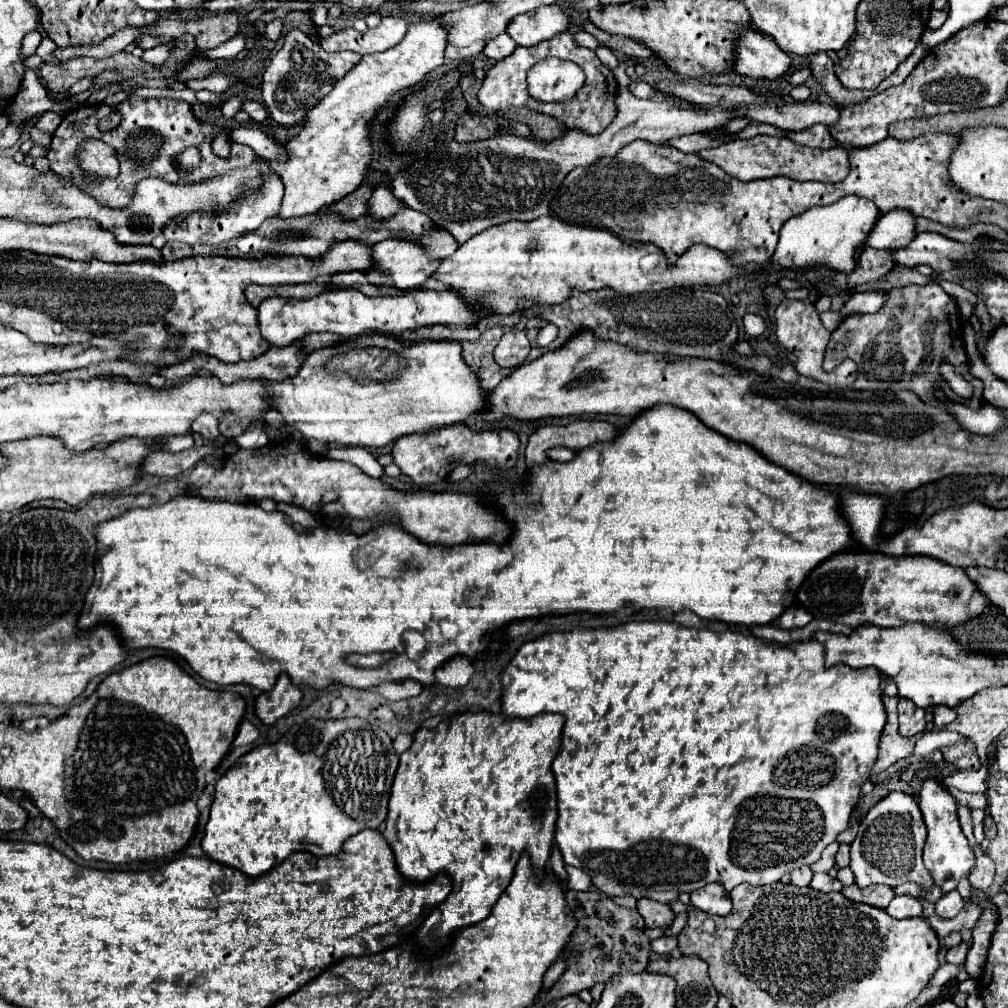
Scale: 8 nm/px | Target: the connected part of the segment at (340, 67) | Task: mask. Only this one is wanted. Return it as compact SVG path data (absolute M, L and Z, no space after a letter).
M291 29L283 39L283 47L275 53L263 73L263 103L271 119L285 127L303 123L305 113L313 109L313 105L317 105L317 101L321 101L321 97L325 97L325 93L329 93L329 89L333 89L333 85L341 77L345 77L345 73L349 73L349 69L353 69L357 61L361 61L361 55L351 51L323 51L321 45L311 41L303 31Z

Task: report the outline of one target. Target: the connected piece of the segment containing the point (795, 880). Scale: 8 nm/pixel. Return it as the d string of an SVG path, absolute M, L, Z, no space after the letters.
M799 867L791 871L791 885L795 887L807 887L811 883L811 869L809 867Z

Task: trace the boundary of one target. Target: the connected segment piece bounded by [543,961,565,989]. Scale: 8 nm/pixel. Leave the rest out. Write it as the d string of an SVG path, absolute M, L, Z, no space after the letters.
M555 961L555 963L547 969L547 973L545 973L545 977L543 977L543 989L549 989L549 987L561 977L563 971L565 971L565 963L563 963L563 961Z

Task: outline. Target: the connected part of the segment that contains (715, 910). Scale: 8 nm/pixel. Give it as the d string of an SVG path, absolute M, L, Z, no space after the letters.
M709 883L691 893L691 905L713 915L727 915L731 911L731 899L719 883Z

